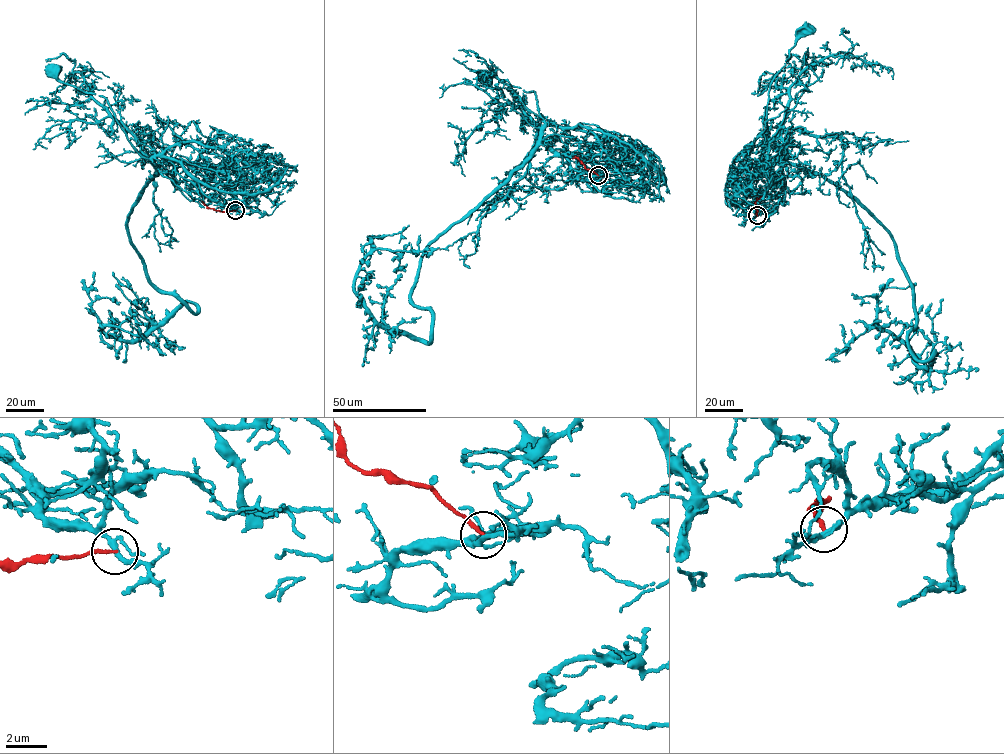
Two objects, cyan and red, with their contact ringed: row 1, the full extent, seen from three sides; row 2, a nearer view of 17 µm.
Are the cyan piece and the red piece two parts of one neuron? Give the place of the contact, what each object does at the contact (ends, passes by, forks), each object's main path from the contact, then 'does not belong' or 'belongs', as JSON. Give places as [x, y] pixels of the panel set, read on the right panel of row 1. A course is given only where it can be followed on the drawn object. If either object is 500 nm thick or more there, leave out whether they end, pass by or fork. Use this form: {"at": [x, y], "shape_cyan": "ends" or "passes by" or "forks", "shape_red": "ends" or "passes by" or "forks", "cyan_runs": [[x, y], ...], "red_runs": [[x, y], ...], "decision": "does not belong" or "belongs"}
{"at": [757, 215], "shape_cyan": "forks", "shape_red": "ends", "cyan_runs": [[757, 215], [779, 203], [786, 183], [782, 164], [787, 155], [767, 136], [771, 81], [807, 30]], "red_runs": [[757, 215], [755, 203], [761, 196]], "decision": "does not belong"}

